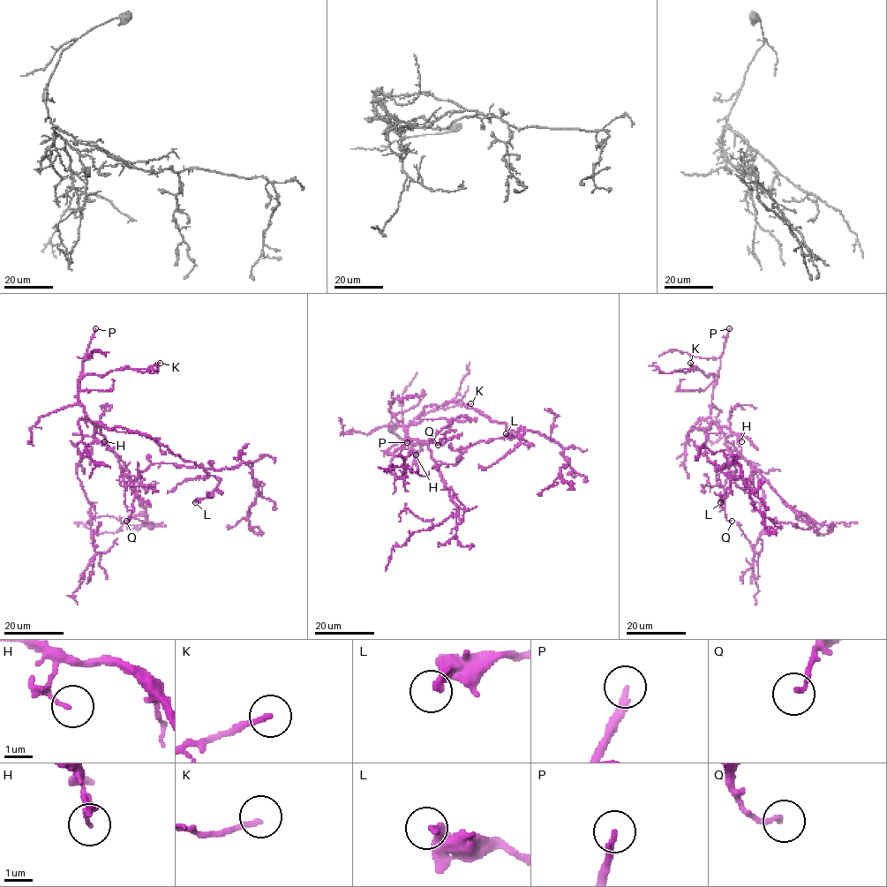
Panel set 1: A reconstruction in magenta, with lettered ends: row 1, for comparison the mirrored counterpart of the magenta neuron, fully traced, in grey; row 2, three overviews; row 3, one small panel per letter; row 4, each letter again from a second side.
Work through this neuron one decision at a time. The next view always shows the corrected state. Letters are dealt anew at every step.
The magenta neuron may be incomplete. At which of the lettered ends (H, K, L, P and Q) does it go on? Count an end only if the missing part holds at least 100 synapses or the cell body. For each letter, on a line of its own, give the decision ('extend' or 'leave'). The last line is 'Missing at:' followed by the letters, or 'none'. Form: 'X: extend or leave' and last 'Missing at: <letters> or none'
H: leave
K: leave
L: leave
P: extend
Q: leave
Missing at: P

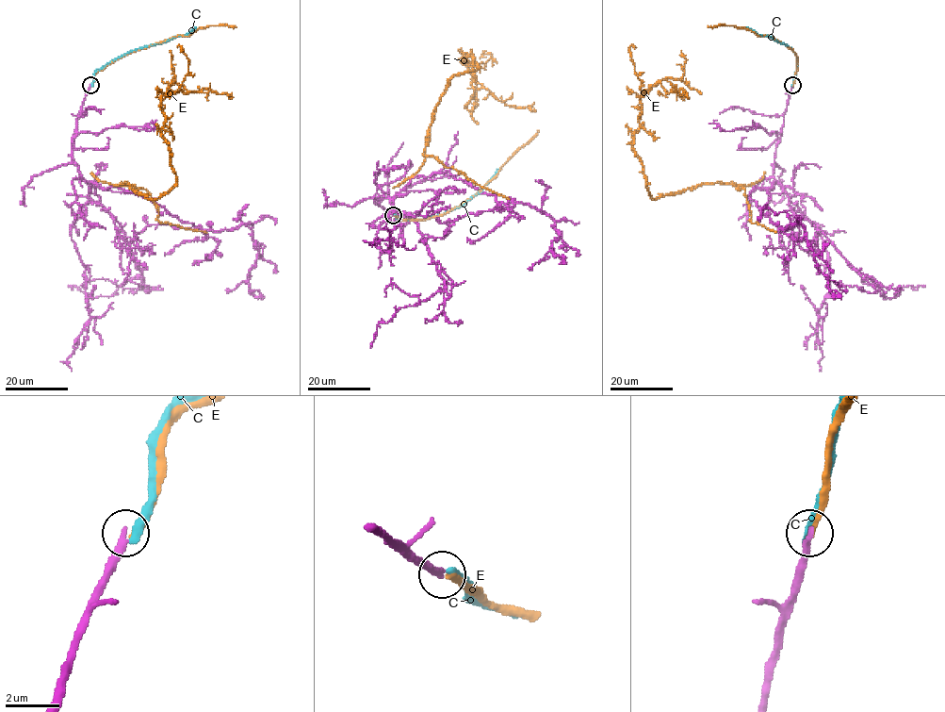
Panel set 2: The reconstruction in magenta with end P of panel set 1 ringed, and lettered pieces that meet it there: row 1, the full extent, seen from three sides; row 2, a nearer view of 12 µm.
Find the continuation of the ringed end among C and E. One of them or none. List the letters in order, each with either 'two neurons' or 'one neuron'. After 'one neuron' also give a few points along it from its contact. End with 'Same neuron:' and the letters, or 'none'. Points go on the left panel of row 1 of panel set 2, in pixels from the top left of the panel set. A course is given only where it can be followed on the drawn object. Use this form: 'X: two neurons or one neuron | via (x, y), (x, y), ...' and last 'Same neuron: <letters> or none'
C: two neurons
E: two neurons
Same neuron: none

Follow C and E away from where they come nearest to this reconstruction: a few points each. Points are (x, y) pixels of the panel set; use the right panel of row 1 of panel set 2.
C: (791, 86), (796, 70), (796, 55), (791, 49), (746, 27)
E: (792, 86), (790, 49), (727, 24), (640, 97), (632, 141), (652, 198), (732, 183), (776, 232)

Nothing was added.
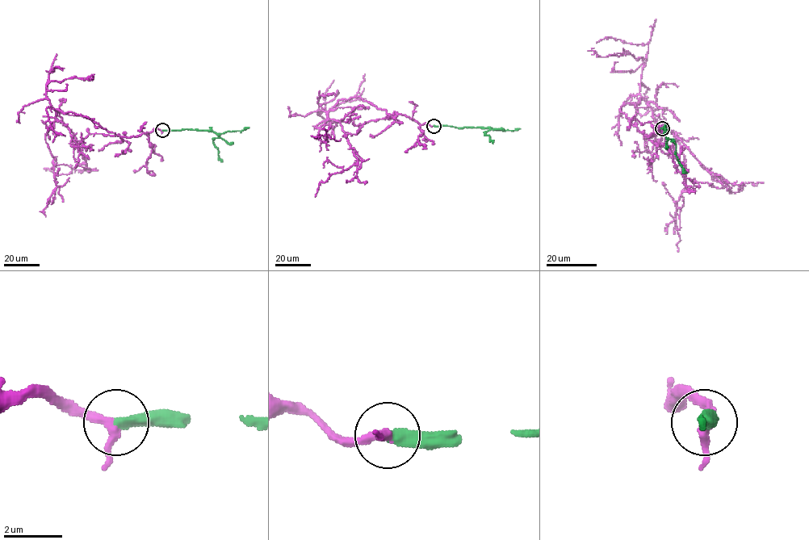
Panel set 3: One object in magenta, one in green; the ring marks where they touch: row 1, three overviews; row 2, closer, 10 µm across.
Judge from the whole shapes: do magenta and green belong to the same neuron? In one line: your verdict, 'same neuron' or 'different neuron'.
same neuron

